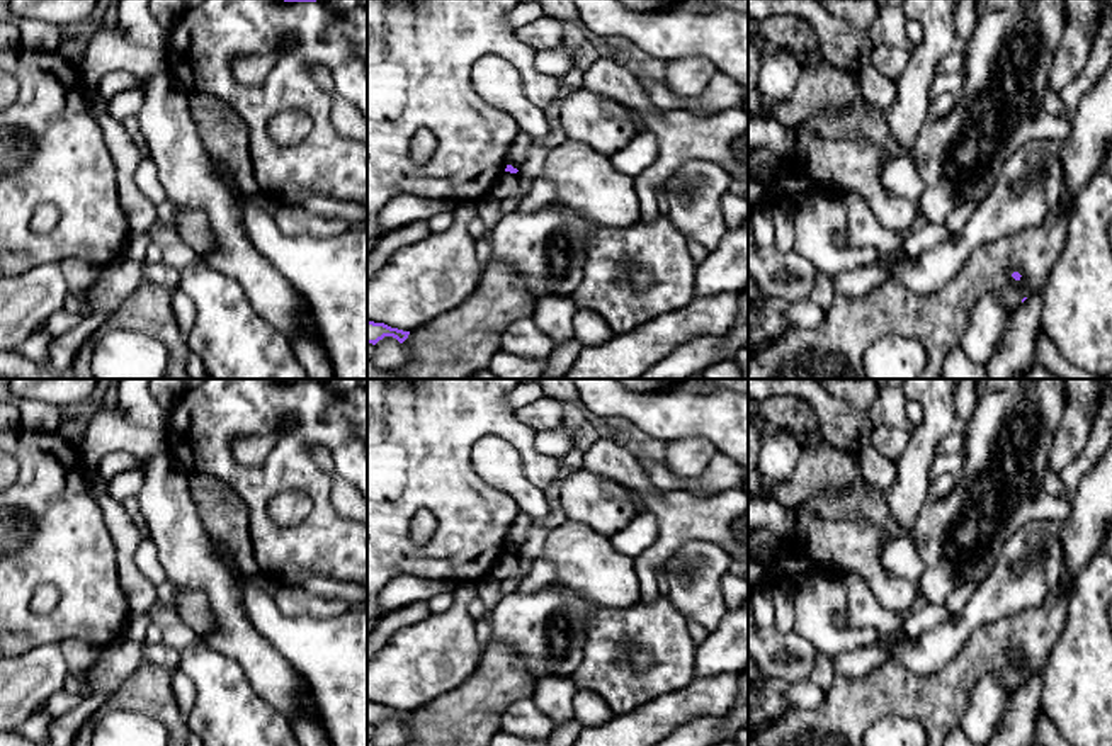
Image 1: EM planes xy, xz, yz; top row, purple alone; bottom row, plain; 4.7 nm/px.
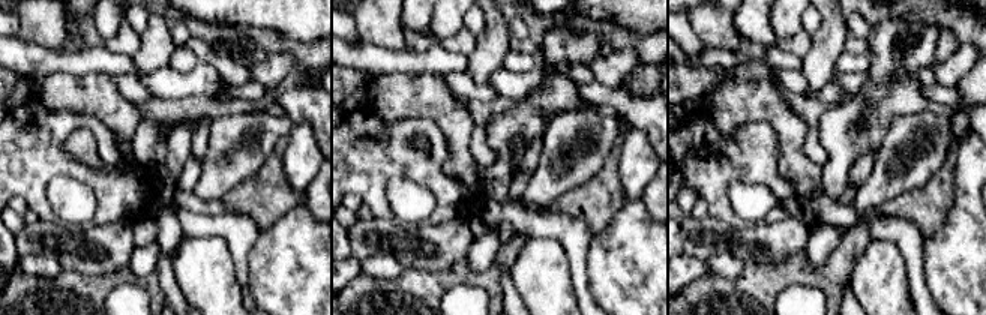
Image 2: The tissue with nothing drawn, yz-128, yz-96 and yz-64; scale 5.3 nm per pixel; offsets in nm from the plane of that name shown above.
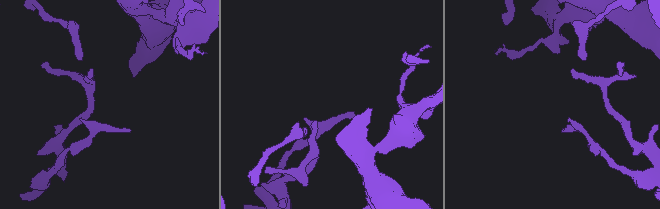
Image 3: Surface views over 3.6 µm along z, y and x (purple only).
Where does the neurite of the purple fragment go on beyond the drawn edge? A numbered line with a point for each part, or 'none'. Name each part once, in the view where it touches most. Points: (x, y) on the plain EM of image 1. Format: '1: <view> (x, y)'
none

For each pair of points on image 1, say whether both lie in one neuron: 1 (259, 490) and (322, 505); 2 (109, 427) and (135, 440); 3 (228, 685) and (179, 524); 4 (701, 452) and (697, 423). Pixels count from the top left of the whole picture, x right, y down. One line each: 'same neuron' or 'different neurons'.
1: same neuron
2: same neuron
3: different neurons
4: different neurons

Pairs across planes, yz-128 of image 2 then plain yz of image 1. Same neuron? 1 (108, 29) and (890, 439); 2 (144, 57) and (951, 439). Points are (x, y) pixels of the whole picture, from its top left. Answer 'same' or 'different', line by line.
1: different
2: different

